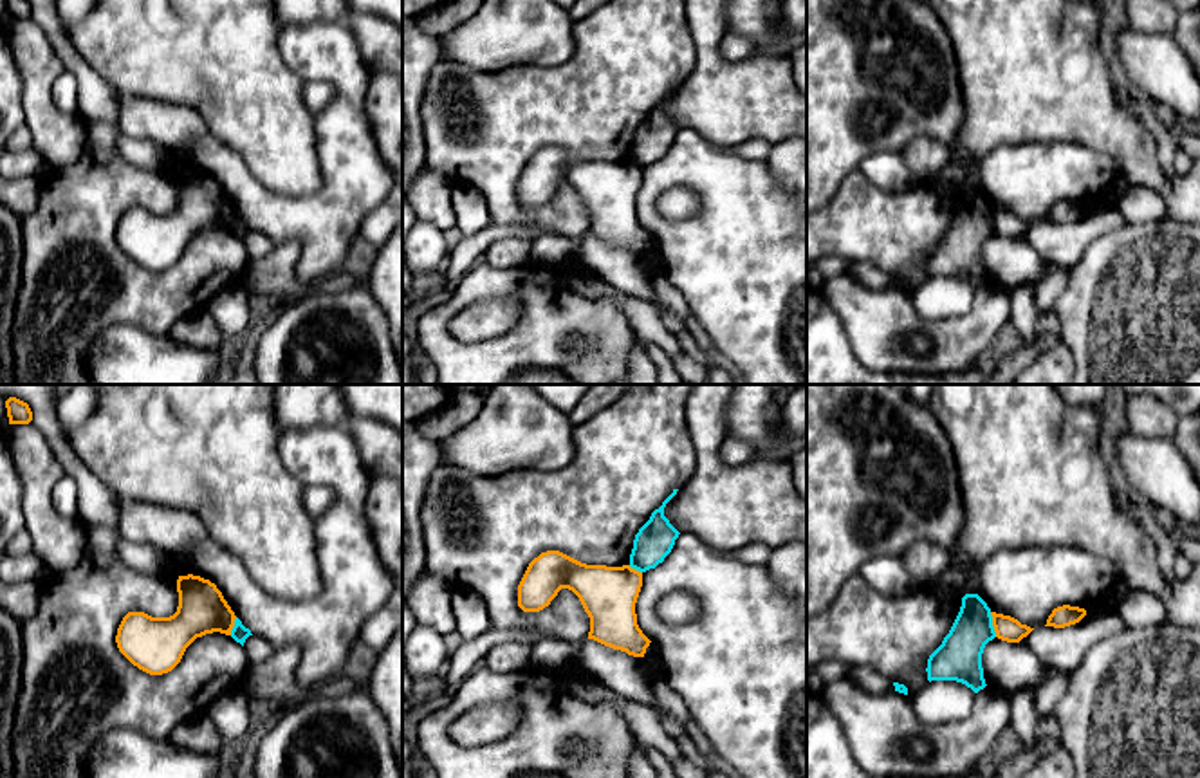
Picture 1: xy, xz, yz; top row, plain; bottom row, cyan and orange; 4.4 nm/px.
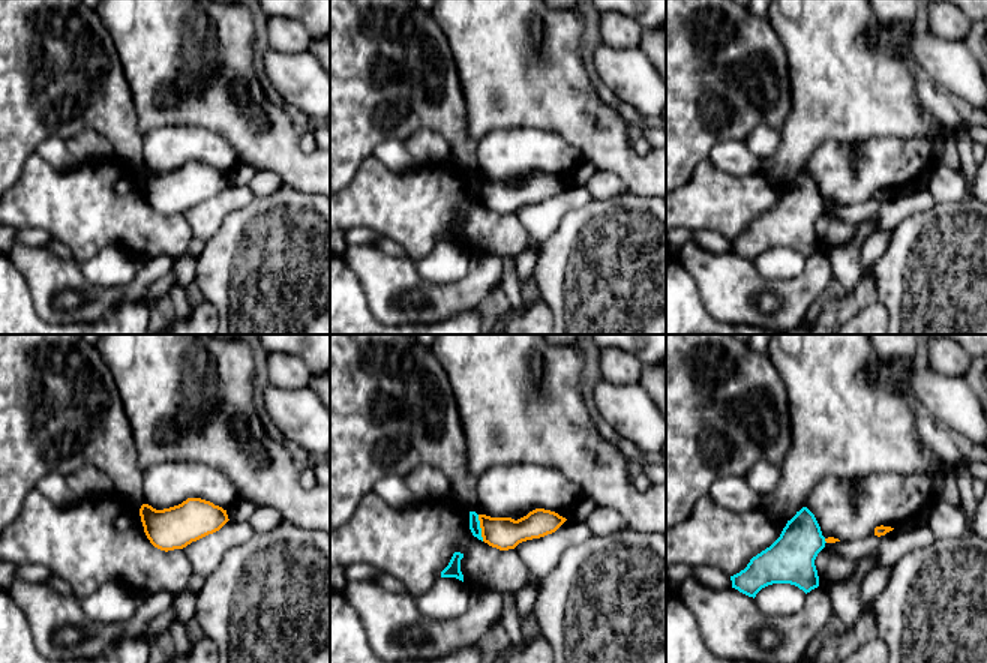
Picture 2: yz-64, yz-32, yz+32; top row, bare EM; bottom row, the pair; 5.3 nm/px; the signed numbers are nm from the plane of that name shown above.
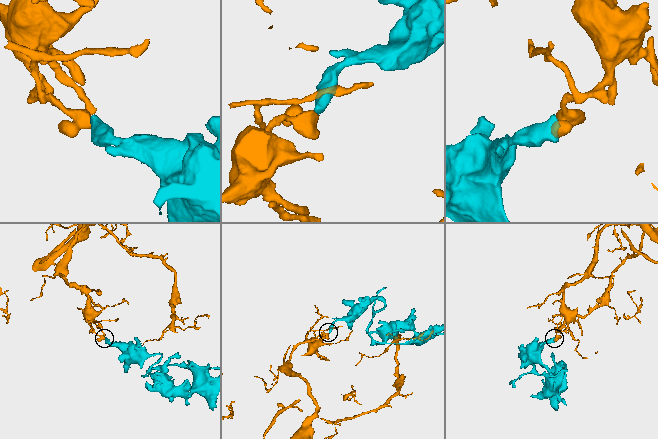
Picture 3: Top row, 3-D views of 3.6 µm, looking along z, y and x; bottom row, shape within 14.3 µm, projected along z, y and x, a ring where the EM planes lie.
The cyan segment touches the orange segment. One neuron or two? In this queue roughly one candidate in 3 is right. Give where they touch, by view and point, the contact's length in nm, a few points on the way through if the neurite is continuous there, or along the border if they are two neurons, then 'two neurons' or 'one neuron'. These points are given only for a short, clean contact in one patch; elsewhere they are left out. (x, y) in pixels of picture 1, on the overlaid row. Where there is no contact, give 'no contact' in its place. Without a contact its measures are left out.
meets cyan in yz at (991, 625); contact 120 nm long; border along yz (989, 612), (996, 636); two neurons

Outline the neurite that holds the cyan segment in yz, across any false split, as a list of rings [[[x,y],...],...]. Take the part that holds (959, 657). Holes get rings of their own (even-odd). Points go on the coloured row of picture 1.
[[[965,594],[949,634],[928,659],[928,681],[956,681],[978,693],[987,686],[982,653],[994,637],[991,608],[978,594]]]

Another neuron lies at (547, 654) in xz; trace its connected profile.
[[[552,637],[540,639],[532,644],[529,666],[531,670],[556,670],[574,659],[577,646]]]

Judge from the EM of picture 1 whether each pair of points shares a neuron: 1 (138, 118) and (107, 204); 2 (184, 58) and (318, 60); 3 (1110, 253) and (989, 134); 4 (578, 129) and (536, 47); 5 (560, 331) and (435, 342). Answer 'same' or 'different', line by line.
1: different
2: different
3: different
4: different
5: same

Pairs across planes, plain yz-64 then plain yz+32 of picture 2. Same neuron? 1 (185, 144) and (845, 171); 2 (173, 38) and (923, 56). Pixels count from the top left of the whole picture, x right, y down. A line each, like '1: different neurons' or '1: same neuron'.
1: same neuron
2: different neurons

